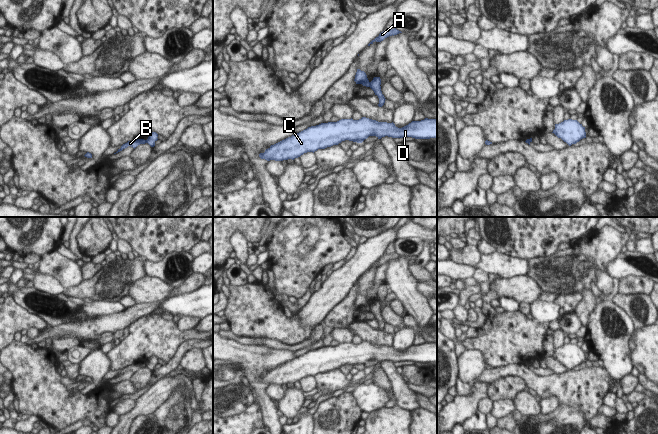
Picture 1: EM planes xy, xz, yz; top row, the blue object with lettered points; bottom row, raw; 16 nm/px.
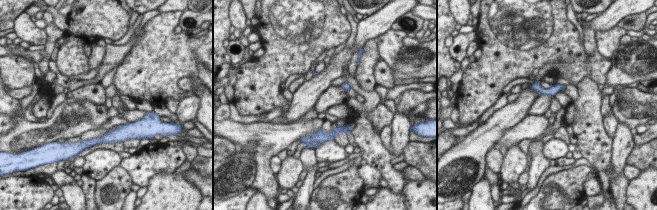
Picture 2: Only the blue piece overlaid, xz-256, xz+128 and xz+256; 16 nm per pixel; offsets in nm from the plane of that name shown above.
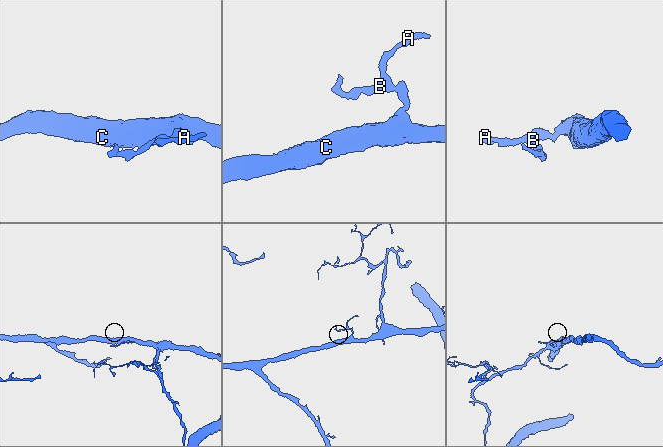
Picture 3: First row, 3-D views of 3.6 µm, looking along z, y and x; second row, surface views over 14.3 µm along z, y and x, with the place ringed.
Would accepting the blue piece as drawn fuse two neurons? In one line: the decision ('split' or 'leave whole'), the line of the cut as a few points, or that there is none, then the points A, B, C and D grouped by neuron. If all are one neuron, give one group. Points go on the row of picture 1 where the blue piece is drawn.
split | xz (369, 82), (370, 86) | A B / C D

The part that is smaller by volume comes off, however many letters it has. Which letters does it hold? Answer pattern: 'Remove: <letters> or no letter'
Remove: A, B

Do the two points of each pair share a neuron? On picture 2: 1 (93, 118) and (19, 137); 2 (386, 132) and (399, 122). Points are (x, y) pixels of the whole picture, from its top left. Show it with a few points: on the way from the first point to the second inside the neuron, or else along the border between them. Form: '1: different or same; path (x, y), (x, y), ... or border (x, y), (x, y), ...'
1: same; path (75, 118), (48, 132), (37, 134)
2: different; border (389, 126), (391, 128), (393, 151)

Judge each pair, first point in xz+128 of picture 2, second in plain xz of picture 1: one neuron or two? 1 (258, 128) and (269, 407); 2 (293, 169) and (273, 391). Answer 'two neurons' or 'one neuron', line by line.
1: one neuron
2: two neurons

